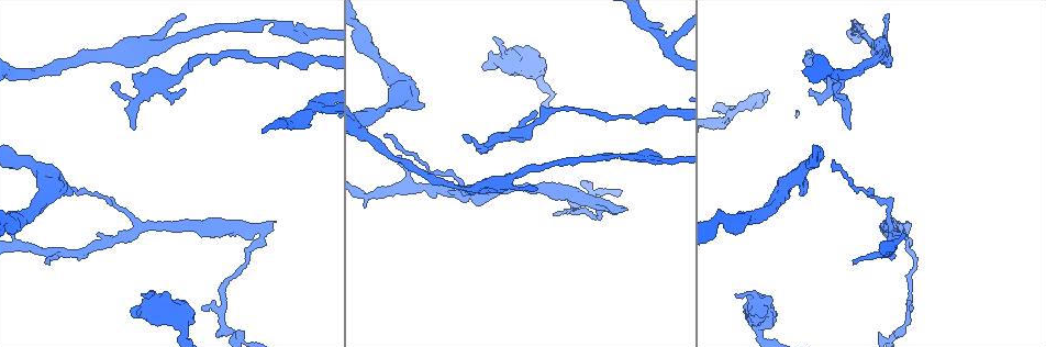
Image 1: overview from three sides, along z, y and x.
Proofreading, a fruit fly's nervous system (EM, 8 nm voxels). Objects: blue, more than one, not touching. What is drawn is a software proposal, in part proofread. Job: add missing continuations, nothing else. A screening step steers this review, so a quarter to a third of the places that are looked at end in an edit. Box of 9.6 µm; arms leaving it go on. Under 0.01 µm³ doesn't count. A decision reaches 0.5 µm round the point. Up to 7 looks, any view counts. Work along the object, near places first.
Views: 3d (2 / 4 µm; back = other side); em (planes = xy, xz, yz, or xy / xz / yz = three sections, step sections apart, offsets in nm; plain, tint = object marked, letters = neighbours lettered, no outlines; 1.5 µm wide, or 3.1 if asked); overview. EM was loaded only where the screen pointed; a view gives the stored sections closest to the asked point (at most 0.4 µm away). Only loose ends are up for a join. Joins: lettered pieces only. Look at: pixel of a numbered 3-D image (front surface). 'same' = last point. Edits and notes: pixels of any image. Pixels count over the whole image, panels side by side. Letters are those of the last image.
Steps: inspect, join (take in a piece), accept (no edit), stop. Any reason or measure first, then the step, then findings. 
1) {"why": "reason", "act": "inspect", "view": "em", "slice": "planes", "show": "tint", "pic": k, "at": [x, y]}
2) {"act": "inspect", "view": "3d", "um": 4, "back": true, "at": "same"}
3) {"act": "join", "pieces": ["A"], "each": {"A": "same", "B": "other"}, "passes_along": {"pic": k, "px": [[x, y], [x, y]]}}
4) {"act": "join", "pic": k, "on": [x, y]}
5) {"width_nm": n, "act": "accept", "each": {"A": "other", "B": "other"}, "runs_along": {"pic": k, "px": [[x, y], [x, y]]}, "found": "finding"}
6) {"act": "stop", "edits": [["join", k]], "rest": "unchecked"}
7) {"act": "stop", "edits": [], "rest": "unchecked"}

{"why": "free end", "act": "inspect", "view": "3d", "um": 4, "pic": 1, "at": [143, 296]}

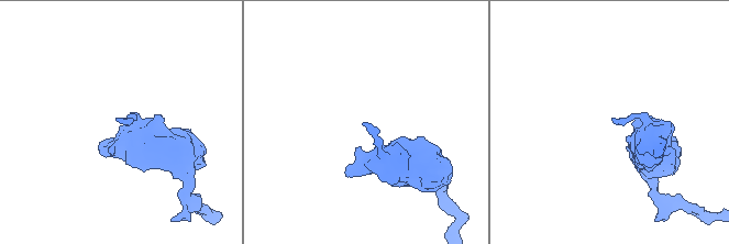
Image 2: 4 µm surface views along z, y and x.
{"why": "need the tissue", "act": "inspect", "view": "em", "slice": "xy", "step": 4, "show": "tint", "pic": 2, "at": [615, 118]}

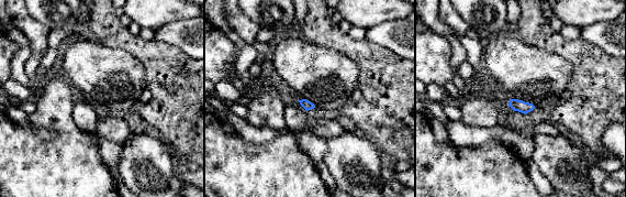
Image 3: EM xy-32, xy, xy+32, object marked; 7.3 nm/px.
{"act": "inspect", "view": "em", "slice": "planes", "show": "letters", "at": "same"}

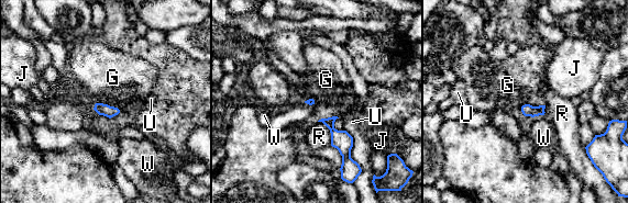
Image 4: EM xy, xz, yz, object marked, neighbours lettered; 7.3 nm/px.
{"act": "accept", "each": {"G": "other", "J": "other", "R": "other", "U": "other", "W": "other"}, "border": {"pic": 4, "px": [[542, 104], [524, 104], [520, 111]]}, "found": "no lettered piece goes on from it"}

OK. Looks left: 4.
{"why": "tapers out", "act": "inspect", "view": "3d", "um": 4, "pic": 1, "at": [847, 127]}

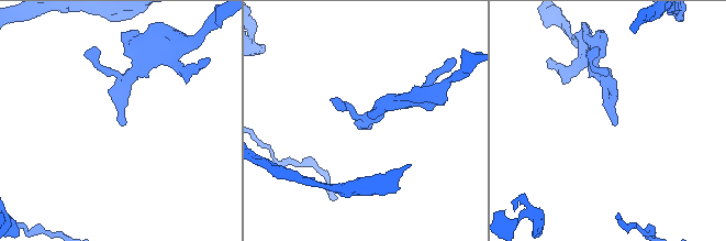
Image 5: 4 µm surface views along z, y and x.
{"act": "inspect", "view": "em", "slice": "xz", "step": 8, "show": "letters", "pic": 5, "at": [121, 126]}

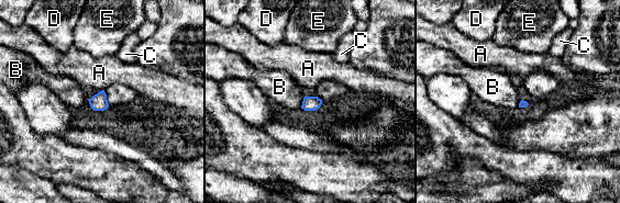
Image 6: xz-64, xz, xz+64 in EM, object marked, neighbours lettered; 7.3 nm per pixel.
{"act": "inspect", "view": "em", "slice": "planes", "show": "letters", "at": "same"}

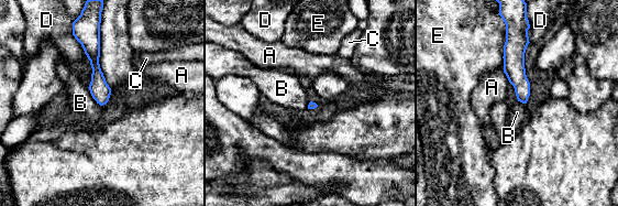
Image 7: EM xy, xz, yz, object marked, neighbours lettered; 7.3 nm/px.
{"act": "accept", "each": {"A": "other", "B": "other", "C": "other", "D": "other", "E": "other"}, "border": {"pic": 7, "px": [[87, 87], [90, 95], [101, 106]]}, "found": "no lettered piece goes on from it"}

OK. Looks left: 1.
{"act": "stop", "edits": [], "rest": "unchecked"}

